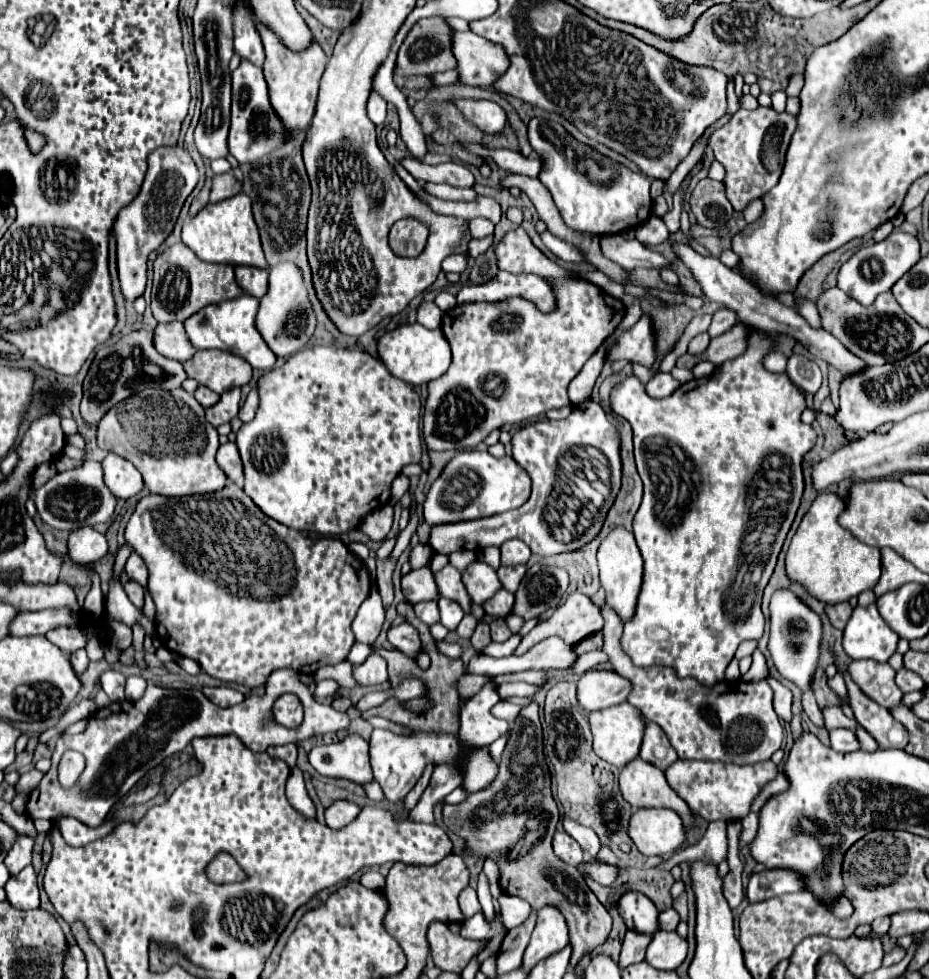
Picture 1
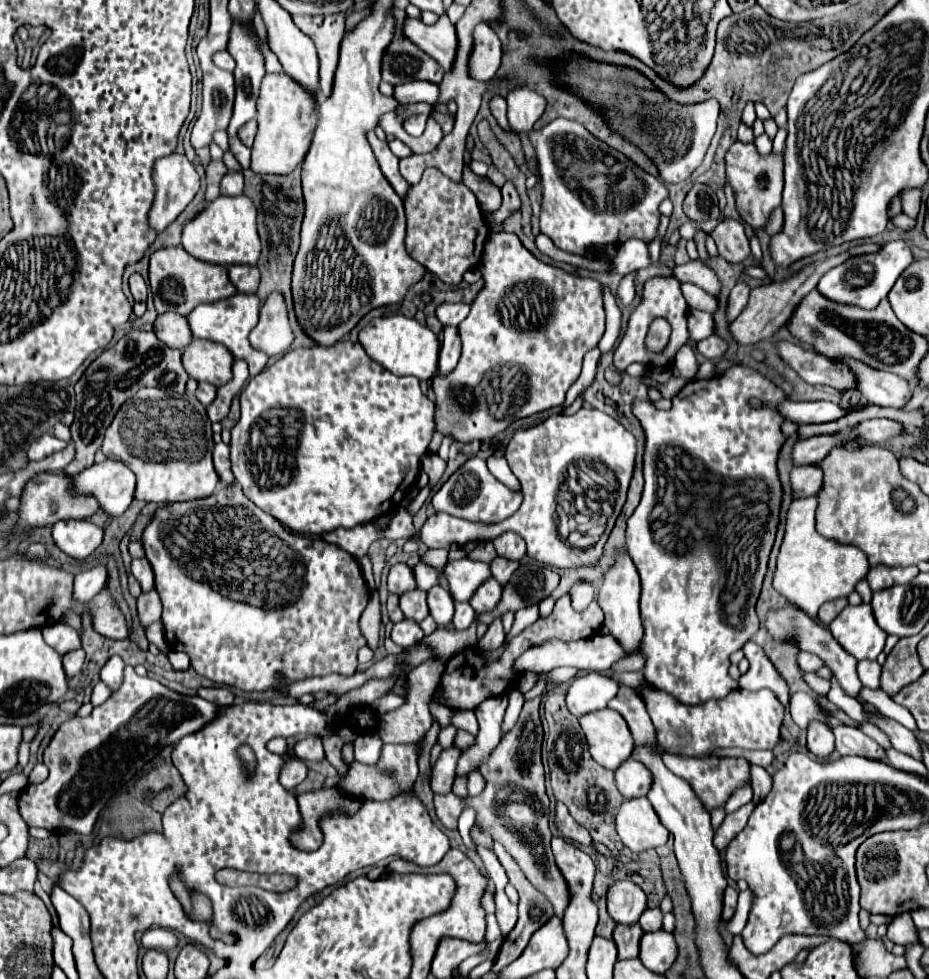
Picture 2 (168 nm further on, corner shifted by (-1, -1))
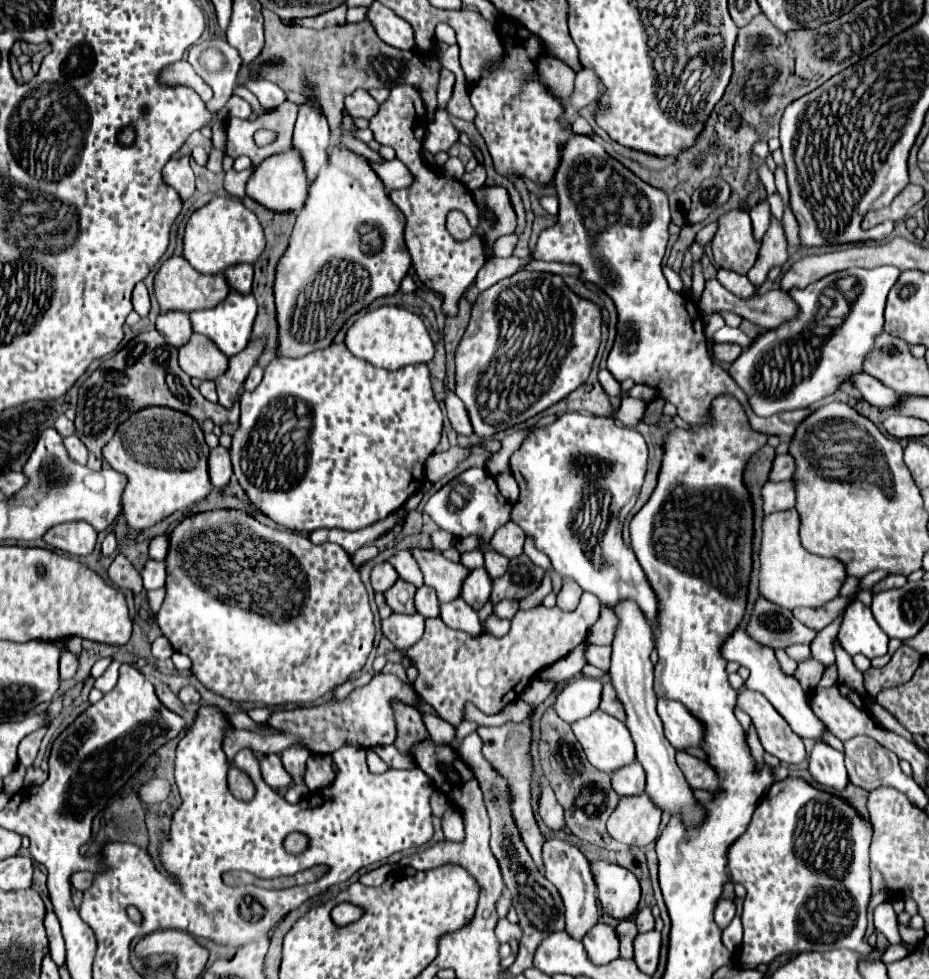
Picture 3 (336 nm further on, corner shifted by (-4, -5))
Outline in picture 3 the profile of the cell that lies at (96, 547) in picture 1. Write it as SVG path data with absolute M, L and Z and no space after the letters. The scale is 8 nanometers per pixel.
M86 522L58 524L44 534L44 540L50 546L74 556L88 556L96 546L96 538L98 532Z

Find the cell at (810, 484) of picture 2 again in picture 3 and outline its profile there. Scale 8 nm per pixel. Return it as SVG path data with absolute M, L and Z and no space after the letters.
M766 482L762 488L764 496L764 512L790 510L796 506L796 486L794 482Z

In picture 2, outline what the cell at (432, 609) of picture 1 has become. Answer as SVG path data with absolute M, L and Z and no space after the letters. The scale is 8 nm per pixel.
M417 588L399 596L399 608L405 614L405 618L417 620L417 622L421 622L429 614L427 602L425 602L425 592L417 590Z

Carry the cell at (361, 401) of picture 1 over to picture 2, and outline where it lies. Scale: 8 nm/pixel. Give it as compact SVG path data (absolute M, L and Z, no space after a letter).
M339 340L333 346L321 348L297 348L281 356L277 362L267 366L261 374L253 376L249 384L241 390L241 418L231 428L231 468L235 478L239 480L245 496L255 502L261 510L279 520L285 528L291 528L297 534L325 534L335 528L353 528L363 522L373 522L397 508L401 500L407 496L409 486L415 484L417 474L421 472L421 456L427 452L427 446L435 432L435 404L421 392L419 380L413 376L395 376L385 370L381 364L371 360L359 342Z

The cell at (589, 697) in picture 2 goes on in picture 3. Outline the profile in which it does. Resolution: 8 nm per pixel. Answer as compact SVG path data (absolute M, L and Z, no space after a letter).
M580 676L572 680L560 694L554 704L554 710L568 724L590 716L598 710L602 700L602 682L596 678Z

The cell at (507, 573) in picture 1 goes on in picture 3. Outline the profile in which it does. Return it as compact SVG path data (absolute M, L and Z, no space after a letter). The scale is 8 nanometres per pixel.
M488 550L488 552L484 554L484 558L486 558L486 570L488 570L488 574L490 574L492 578L500 578L500 576L506 574L508 564L510 564L508 558L504 558L502 554L496 554L494 550Z

